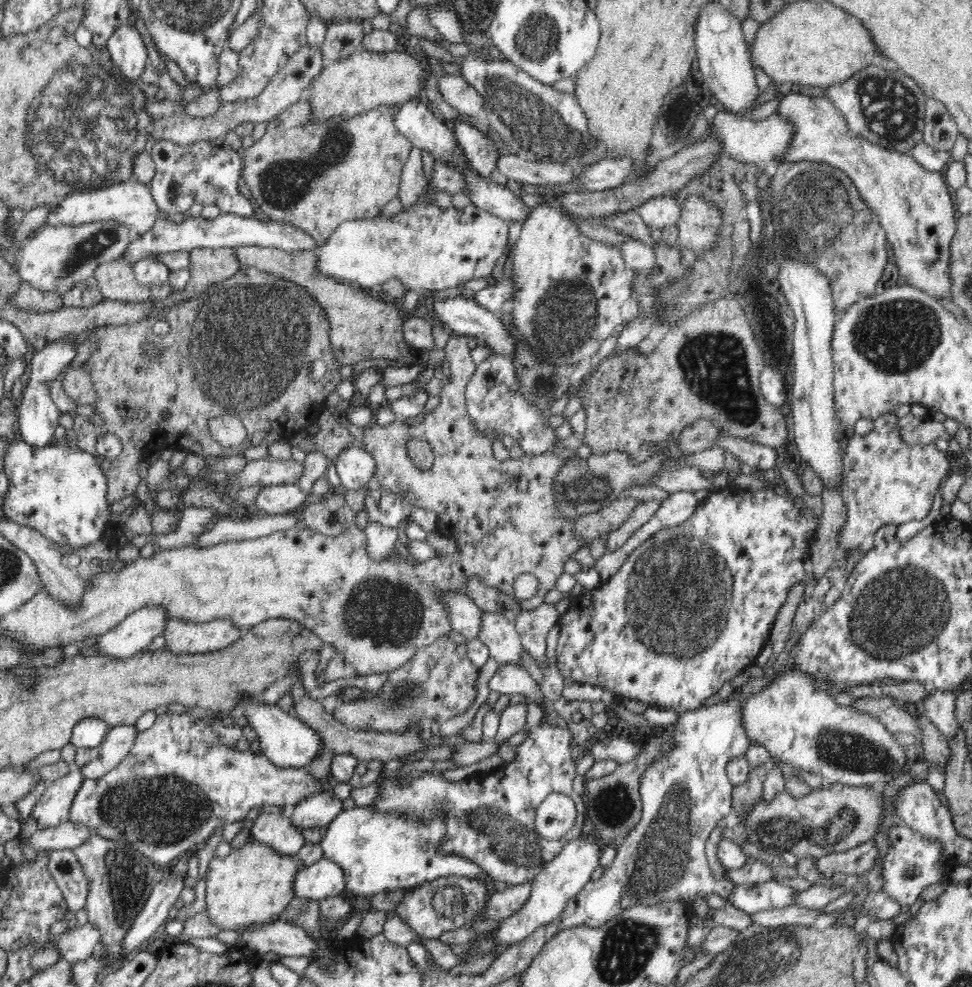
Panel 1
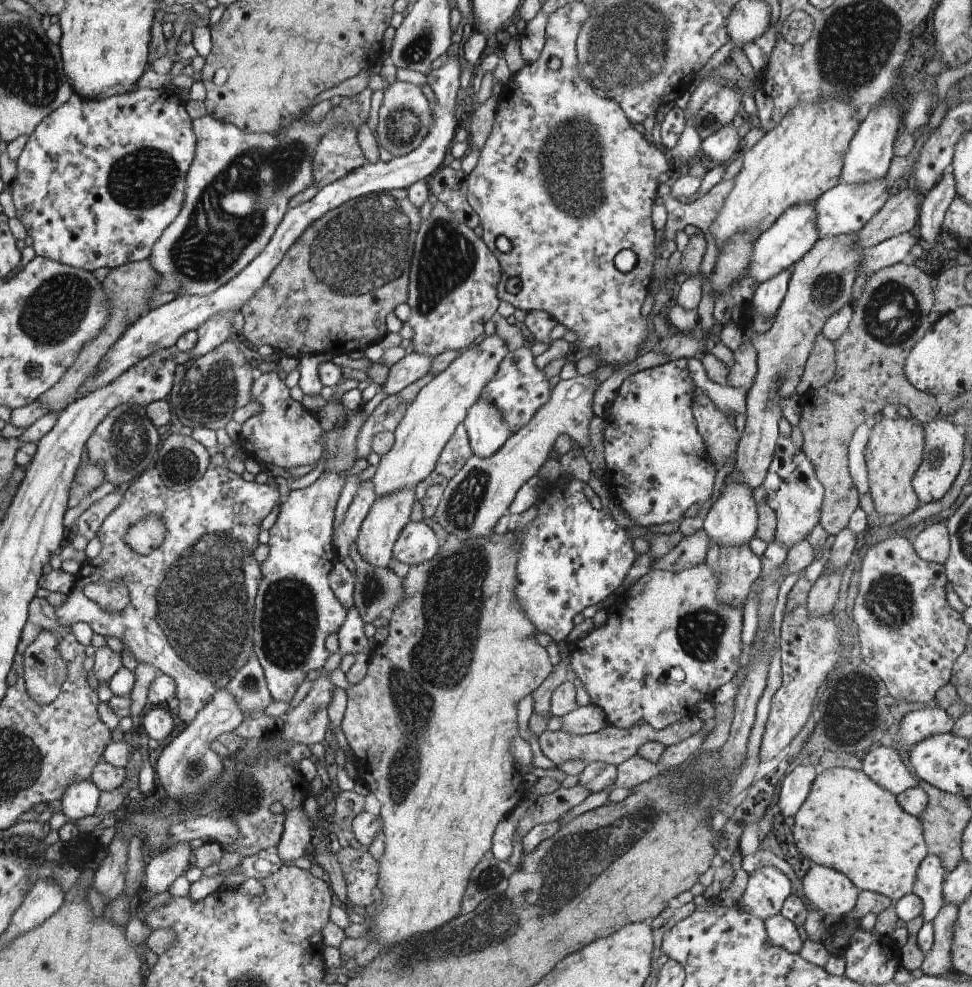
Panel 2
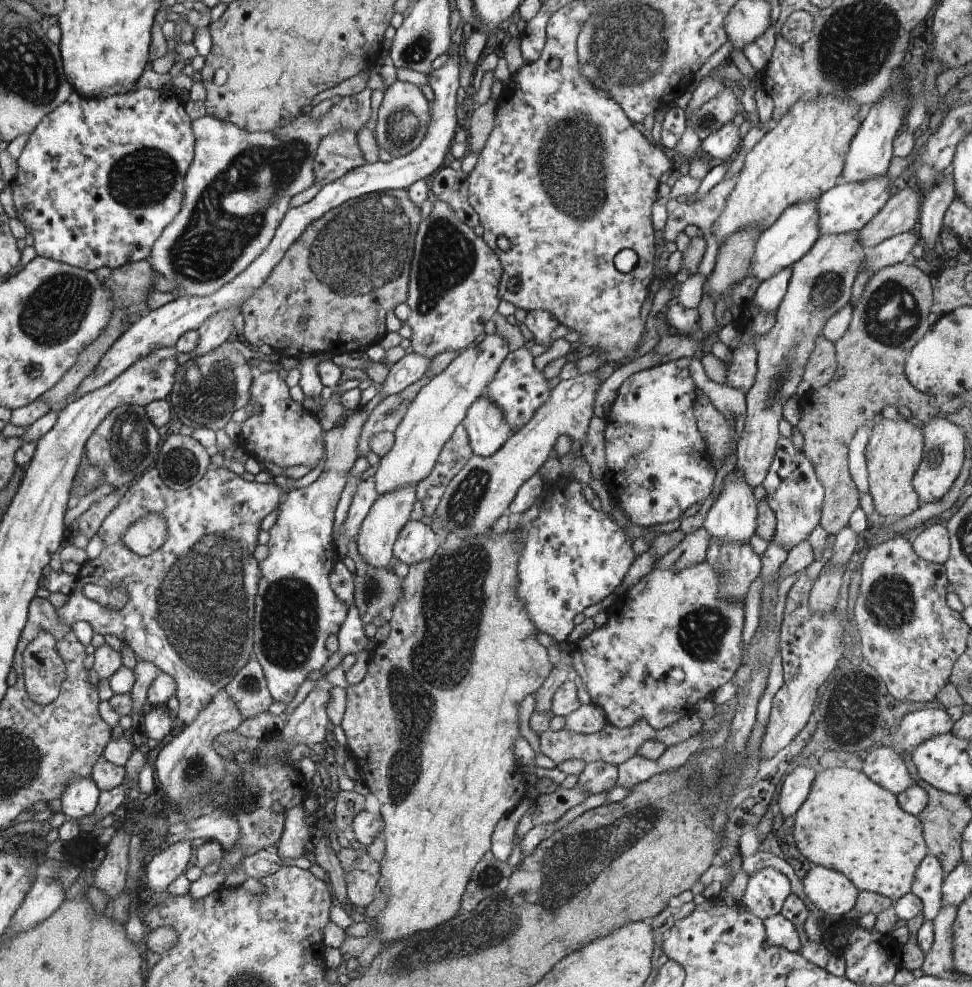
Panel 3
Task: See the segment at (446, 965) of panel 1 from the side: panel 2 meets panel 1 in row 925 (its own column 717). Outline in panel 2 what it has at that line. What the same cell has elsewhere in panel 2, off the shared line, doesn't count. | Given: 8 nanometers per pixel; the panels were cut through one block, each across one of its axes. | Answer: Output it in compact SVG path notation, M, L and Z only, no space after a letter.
M689 358L689 372L695 385L707 394L716 408L729 418L730 413L744 414L747 411L746 396L749 388L734 388L733 386L714 383L706 376L702 361L698 358Z

